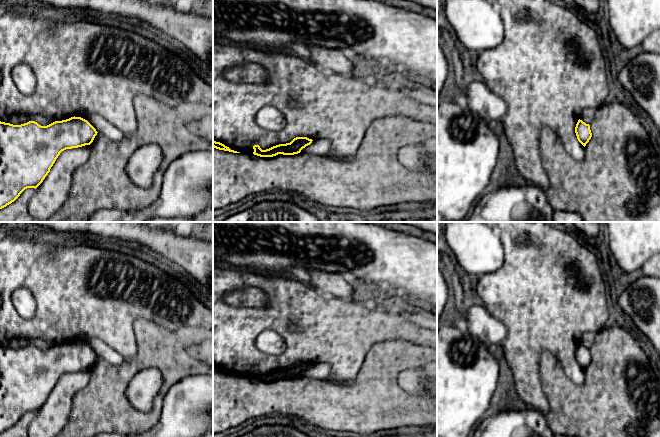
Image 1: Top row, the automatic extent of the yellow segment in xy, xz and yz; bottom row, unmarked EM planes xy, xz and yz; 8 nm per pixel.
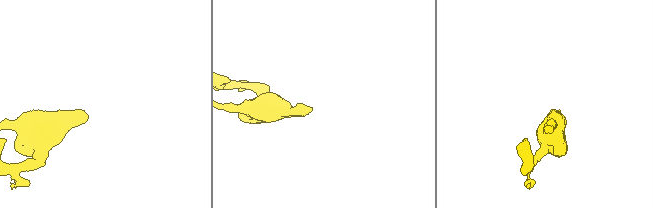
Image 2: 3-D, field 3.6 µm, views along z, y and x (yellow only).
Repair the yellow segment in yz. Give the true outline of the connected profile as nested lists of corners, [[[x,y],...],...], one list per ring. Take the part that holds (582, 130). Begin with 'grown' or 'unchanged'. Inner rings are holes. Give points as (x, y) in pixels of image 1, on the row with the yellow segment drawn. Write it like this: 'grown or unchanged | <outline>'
unchanged | [[[578,120],[576,127],[575,127],[575,133],[577,136],[578,141],[585,147],[586,144],[589,142],[589,140],[592,137],[592,133],[590,130],[590,125],[586,124],[582,120]]]

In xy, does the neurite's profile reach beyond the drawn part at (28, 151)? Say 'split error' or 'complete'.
complete

